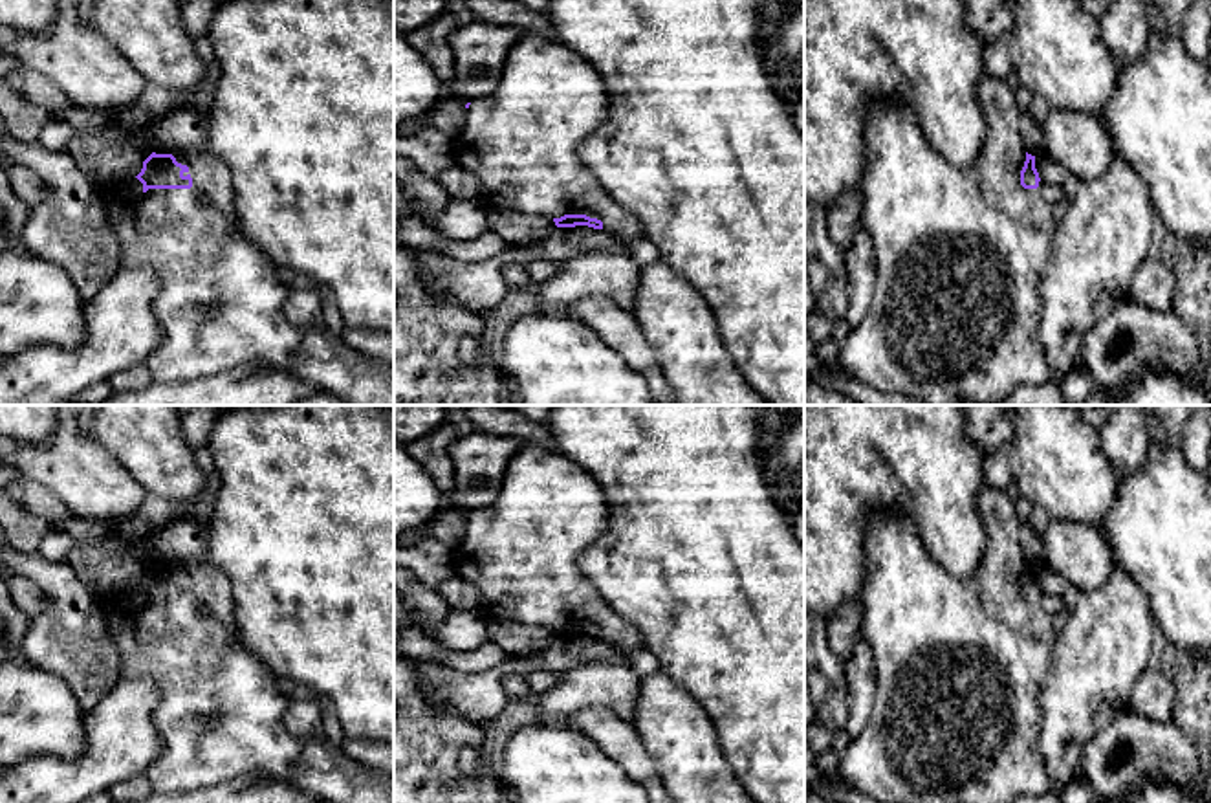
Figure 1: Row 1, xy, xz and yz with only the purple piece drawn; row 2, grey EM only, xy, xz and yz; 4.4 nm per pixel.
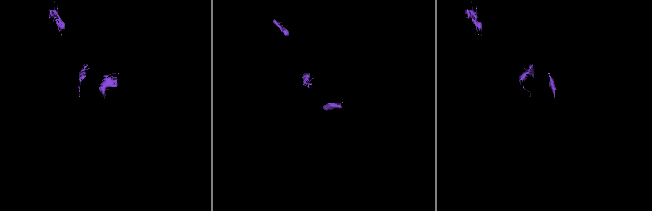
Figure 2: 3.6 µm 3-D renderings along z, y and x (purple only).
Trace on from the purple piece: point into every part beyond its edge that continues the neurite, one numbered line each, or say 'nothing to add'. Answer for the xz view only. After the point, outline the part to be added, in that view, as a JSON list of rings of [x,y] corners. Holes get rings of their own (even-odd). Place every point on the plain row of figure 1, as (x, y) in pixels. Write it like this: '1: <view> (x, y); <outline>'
1: xz (521, 552); [[[524,442],[524,447],[507,466],[496,500],[489,508],[473,512],[465,521],[465,535],[456,548],[456,576],[478,588],[482,609],[493,622],[509,620],[522,625],[542,625],[551,631],[564,625],[586,625],[601,631],[603,642],[614,647],[645,647],[639,631],[603,600],[577,565],[581,552],[606,532],[608,522],[605,491],[586,469],[559,451]]]

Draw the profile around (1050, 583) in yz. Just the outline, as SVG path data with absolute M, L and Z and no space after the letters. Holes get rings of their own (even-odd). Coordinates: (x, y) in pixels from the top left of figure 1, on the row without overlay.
M1044 563L1035 566L1035 579L1044 596L1061 596L1070 585L1064 576L1057 574Z

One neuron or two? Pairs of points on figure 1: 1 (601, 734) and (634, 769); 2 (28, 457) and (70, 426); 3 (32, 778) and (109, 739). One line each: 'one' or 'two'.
1: one
2: one
3: one

